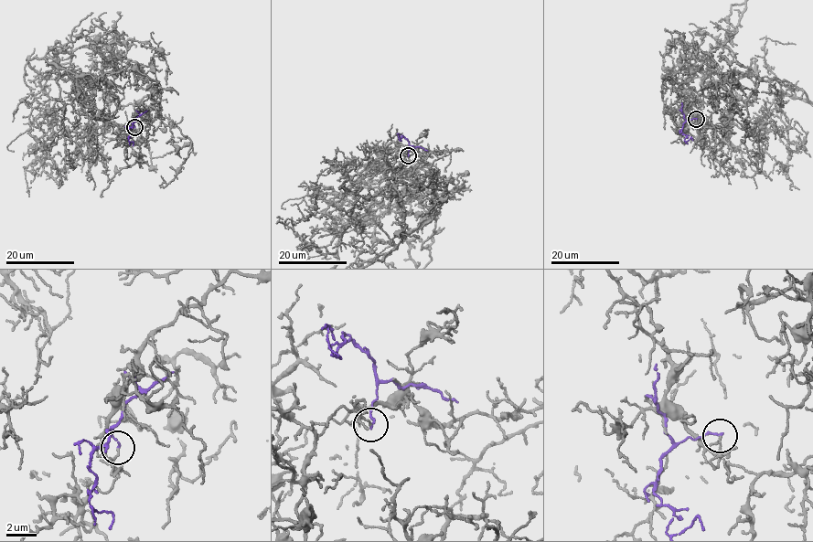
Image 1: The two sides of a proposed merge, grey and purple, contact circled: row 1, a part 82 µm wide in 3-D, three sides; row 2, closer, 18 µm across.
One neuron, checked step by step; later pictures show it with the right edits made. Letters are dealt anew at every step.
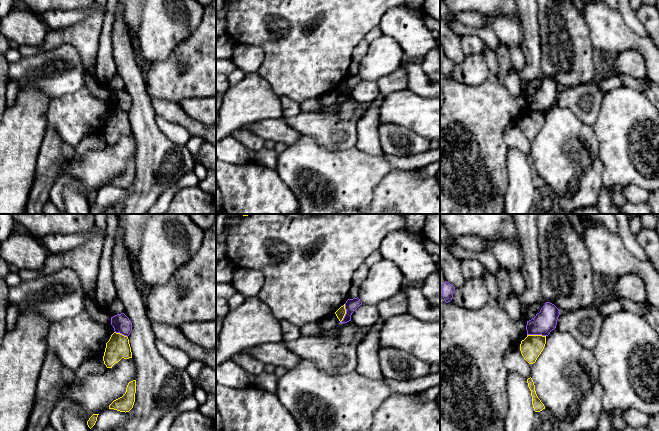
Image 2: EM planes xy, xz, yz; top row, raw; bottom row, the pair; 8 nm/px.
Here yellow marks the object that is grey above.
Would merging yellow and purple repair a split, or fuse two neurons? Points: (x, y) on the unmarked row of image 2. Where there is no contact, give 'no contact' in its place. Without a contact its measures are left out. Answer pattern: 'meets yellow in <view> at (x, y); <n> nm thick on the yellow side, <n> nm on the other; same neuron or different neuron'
meets yellow in yz at (536, 111); 180 nm thick on the yellow side, 180 nm on the other; different neuron

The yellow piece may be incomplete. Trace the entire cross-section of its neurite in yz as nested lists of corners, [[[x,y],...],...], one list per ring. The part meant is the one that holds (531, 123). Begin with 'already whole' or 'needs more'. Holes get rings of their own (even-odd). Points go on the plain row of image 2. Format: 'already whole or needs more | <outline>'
already whole | [[[527,111],[527,113],[521,117],[520,127],[524,135],[533,140],[543,127],[546,120],[546,112],[542,111]]]

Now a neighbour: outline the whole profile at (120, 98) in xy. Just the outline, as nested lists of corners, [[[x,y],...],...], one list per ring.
[[[124,89],[111,93],[111,101],[116,109],[120,109],[127,113],[132,107],[132,99]]]

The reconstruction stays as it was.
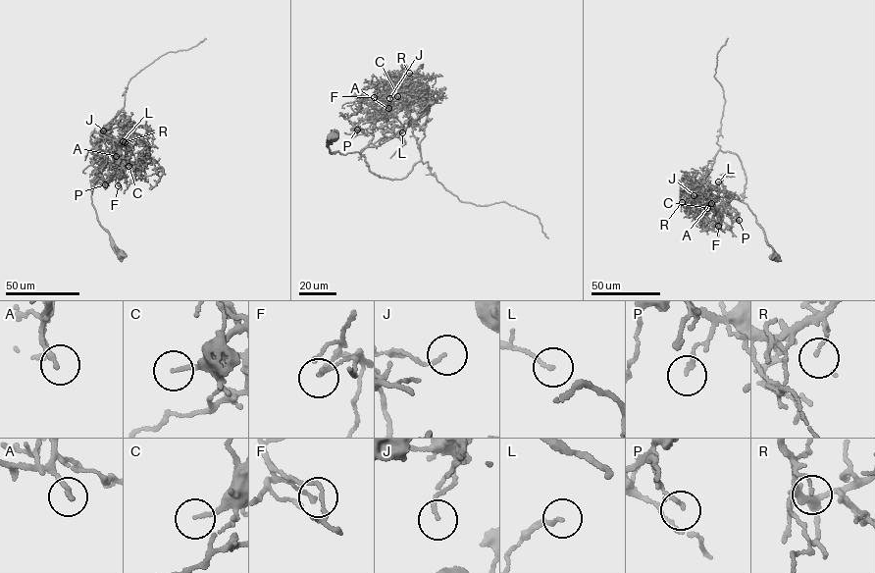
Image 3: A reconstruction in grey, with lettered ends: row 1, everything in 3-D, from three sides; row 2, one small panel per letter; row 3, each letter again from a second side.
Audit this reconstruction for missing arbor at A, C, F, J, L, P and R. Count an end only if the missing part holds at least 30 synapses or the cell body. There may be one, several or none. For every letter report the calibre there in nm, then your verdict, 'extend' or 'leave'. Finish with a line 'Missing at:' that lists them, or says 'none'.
A: calibre 160 nm; extend
C: calibre 150 nm; extend
F: calibre 130 nm; leave
J: calibre 110 nm; leave
L: calibre 120 nm; leave
P: calibre 150 nm; leave
R: calibre 120 nm; leave
Missing at: A, C

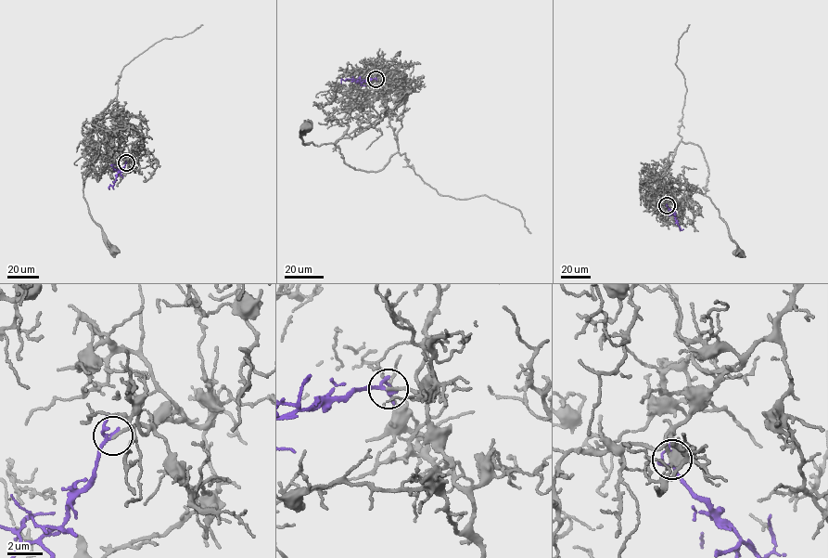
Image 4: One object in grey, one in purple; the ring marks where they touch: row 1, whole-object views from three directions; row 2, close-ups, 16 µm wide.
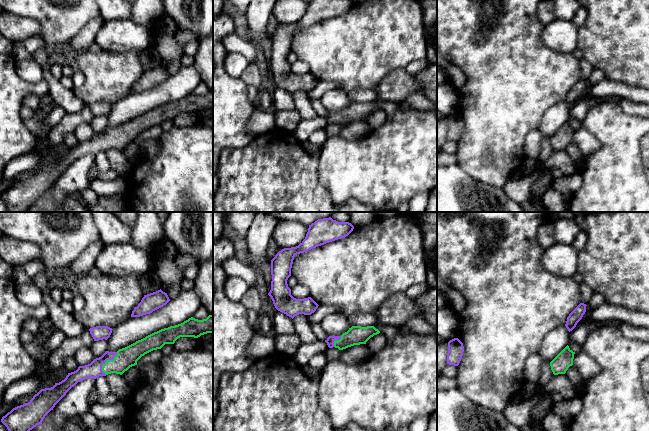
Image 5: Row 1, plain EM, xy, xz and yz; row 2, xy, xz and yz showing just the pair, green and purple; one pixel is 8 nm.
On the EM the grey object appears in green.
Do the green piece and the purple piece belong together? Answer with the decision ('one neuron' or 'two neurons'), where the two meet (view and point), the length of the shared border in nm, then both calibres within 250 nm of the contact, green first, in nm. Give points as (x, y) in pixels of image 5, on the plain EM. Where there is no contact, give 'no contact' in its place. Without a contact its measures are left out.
one neuron; contact xy (106, 137); length 200 nm; calibres 160 and 130 nm

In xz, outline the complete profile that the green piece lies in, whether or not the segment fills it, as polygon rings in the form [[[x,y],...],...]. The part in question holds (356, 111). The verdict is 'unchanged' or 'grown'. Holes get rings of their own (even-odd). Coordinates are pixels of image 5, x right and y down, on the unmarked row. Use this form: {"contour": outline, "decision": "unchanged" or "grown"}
{"contour": [[[352,102],[341,112],[329,112],[325,118],[329,124],[343,126],[354,121],[366,120],[371,113],[379,109],[380,107],[374,102]]], "decision": "grown"}

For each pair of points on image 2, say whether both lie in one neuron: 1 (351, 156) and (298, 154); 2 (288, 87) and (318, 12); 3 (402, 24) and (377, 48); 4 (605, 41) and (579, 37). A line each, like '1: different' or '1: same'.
1: same
2: same
3: different
4: different

